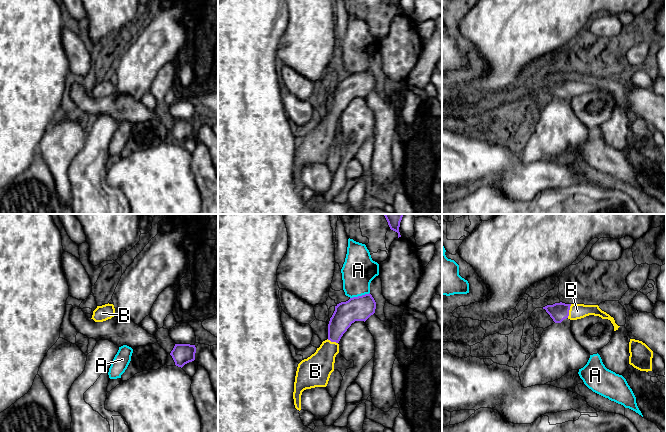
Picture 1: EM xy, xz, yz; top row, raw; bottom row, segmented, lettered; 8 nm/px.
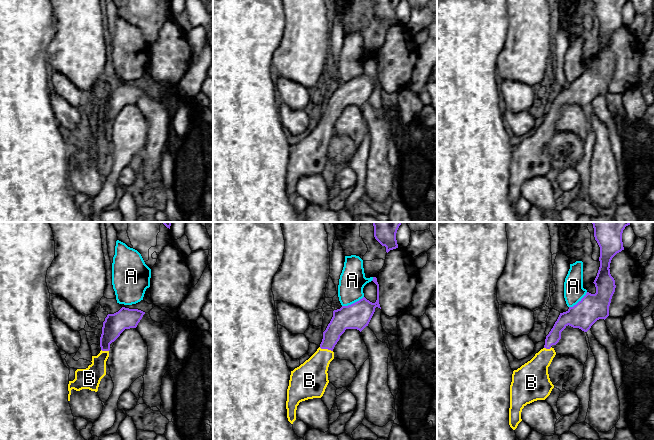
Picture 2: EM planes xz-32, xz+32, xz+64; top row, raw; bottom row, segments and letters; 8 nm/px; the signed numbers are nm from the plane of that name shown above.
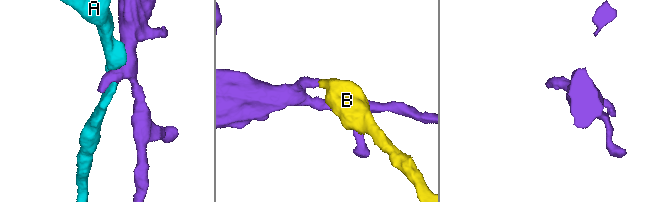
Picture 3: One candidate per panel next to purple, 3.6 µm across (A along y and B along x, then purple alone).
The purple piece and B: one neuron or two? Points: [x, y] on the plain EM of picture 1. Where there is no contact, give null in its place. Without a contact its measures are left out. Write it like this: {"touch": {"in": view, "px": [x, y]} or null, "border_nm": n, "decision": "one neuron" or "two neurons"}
{"touch": {"in": "yz", "px": [568, 87]}, "border_nm": 120, "decision": "one neuron"}

